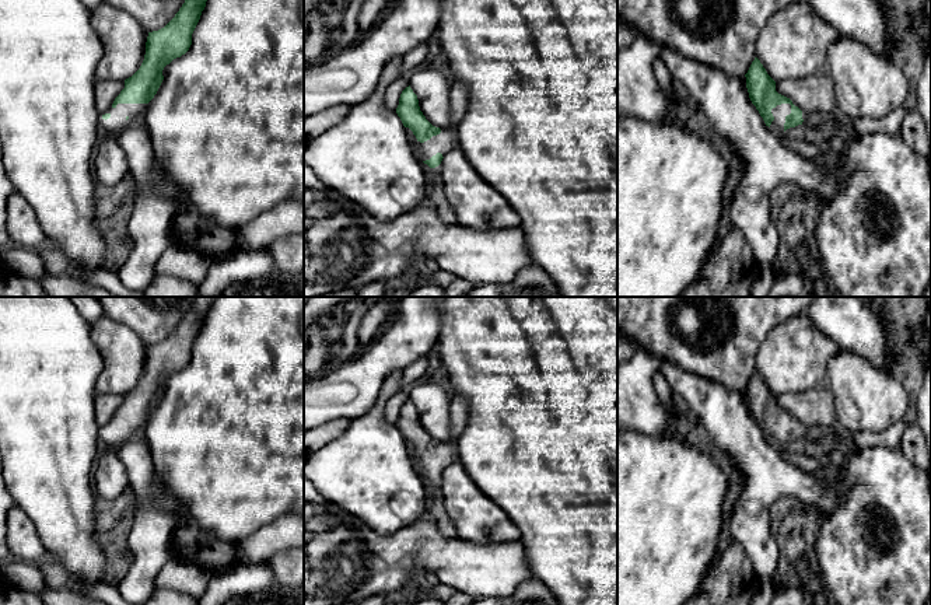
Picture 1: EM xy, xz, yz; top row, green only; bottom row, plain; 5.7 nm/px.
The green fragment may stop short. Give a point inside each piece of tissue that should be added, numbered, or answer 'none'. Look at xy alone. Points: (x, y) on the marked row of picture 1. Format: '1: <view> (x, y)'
1: xy (116, 122)

